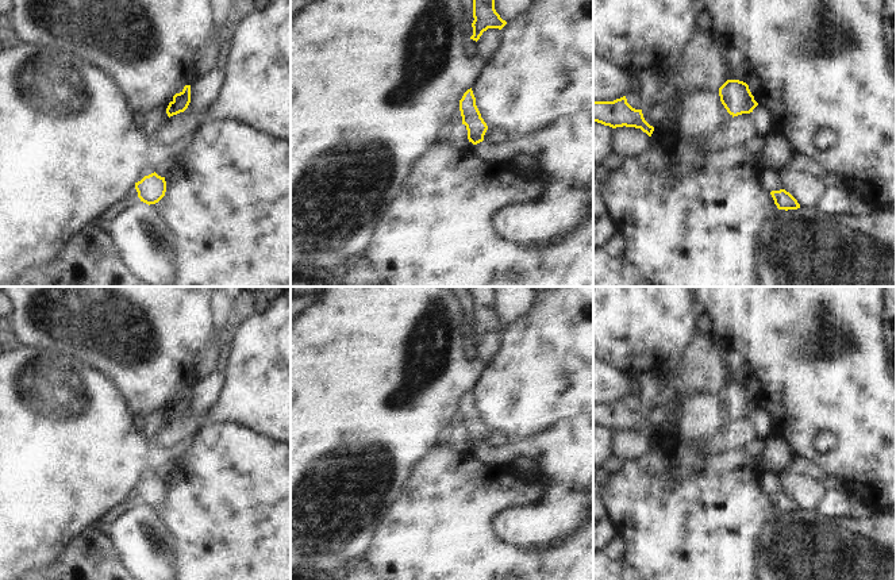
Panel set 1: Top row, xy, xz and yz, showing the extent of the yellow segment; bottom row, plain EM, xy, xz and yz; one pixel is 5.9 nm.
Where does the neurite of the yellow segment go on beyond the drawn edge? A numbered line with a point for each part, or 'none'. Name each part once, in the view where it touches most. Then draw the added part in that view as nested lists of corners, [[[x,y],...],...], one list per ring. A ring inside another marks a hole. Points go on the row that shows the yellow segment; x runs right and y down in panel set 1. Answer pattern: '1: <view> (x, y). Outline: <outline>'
none

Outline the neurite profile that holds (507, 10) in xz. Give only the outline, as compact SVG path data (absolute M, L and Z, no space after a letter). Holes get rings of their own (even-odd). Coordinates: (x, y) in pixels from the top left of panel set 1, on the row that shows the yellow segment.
M495 0L495 9L503 20L509 22L524 12L531 4L532 0Z

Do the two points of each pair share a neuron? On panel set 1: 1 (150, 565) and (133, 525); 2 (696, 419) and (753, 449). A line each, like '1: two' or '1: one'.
1: one
2: two

